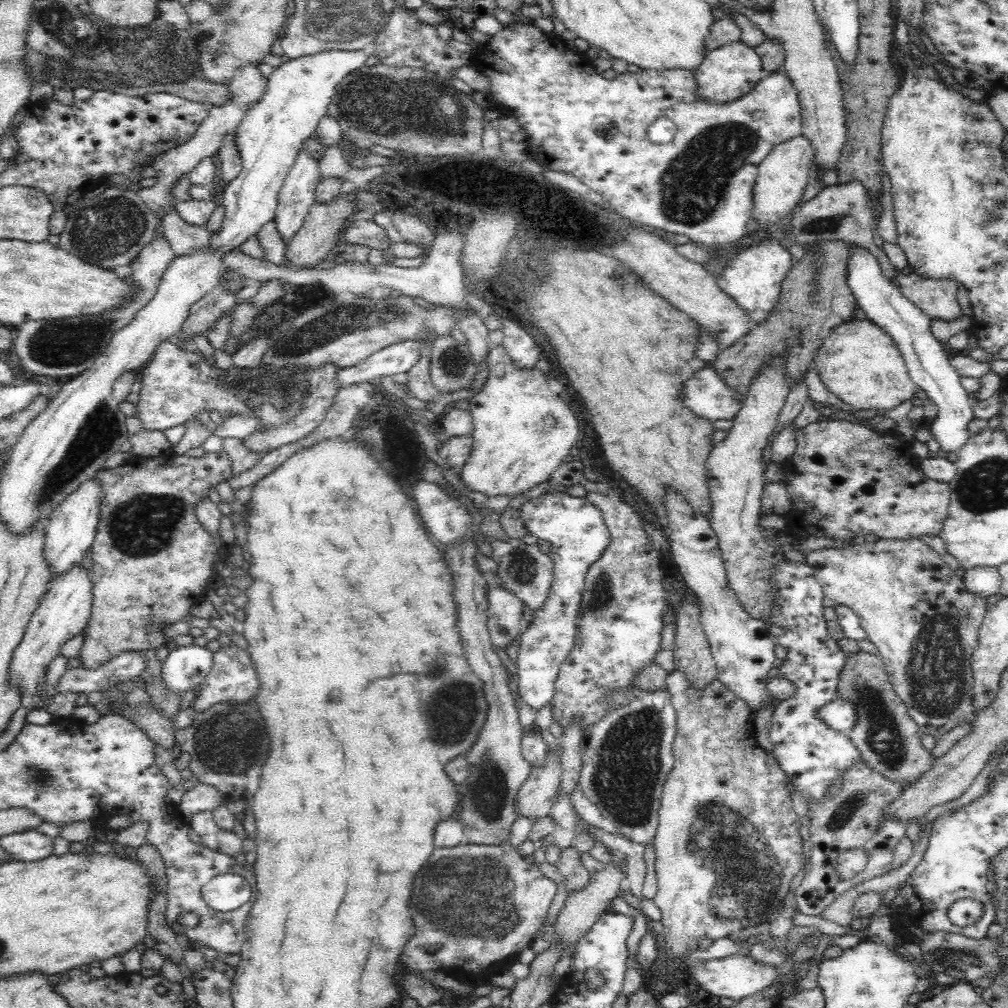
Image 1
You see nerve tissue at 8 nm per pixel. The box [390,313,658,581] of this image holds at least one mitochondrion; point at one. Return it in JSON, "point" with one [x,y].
{"point":[453,362]}

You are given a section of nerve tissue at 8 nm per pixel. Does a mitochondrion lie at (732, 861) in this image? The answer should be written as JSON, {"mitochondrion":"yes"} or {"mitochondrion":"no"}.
{"mitochondrion":"yes"}

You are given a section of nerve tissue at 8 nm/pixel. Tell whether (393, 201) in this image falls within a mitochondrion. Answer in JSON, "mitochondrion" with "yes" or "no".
{"mitochondrion":"no"}

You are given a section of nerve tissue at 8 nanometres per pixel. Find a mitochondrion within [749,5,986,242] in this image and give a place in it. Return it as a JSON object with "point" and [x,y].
{"point":[836,222]}

